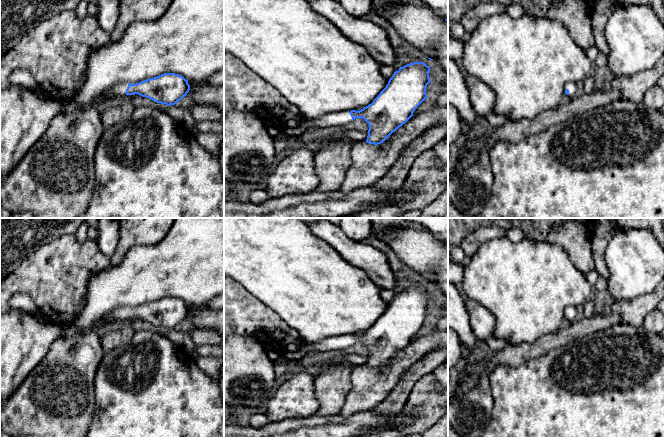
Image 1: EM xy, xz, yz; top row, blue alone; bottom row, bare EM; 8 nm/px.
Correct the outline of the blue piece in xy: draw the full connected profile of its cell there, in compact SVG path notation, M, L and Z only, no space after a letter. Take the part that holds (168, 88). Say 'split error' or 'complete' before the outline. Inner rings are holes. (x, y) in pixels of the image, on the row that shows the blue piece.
split error | M164 73L136 84L119 83L105 92L108 100L138 94L154 102L175 105L190 90L188 80L175 73Z

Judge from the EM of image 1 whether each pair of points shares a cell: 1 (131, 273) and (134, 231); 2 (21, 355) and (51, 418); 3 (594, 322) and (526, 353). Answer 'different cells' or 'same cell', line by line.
1: different cells
2: different cells
3: same cell

